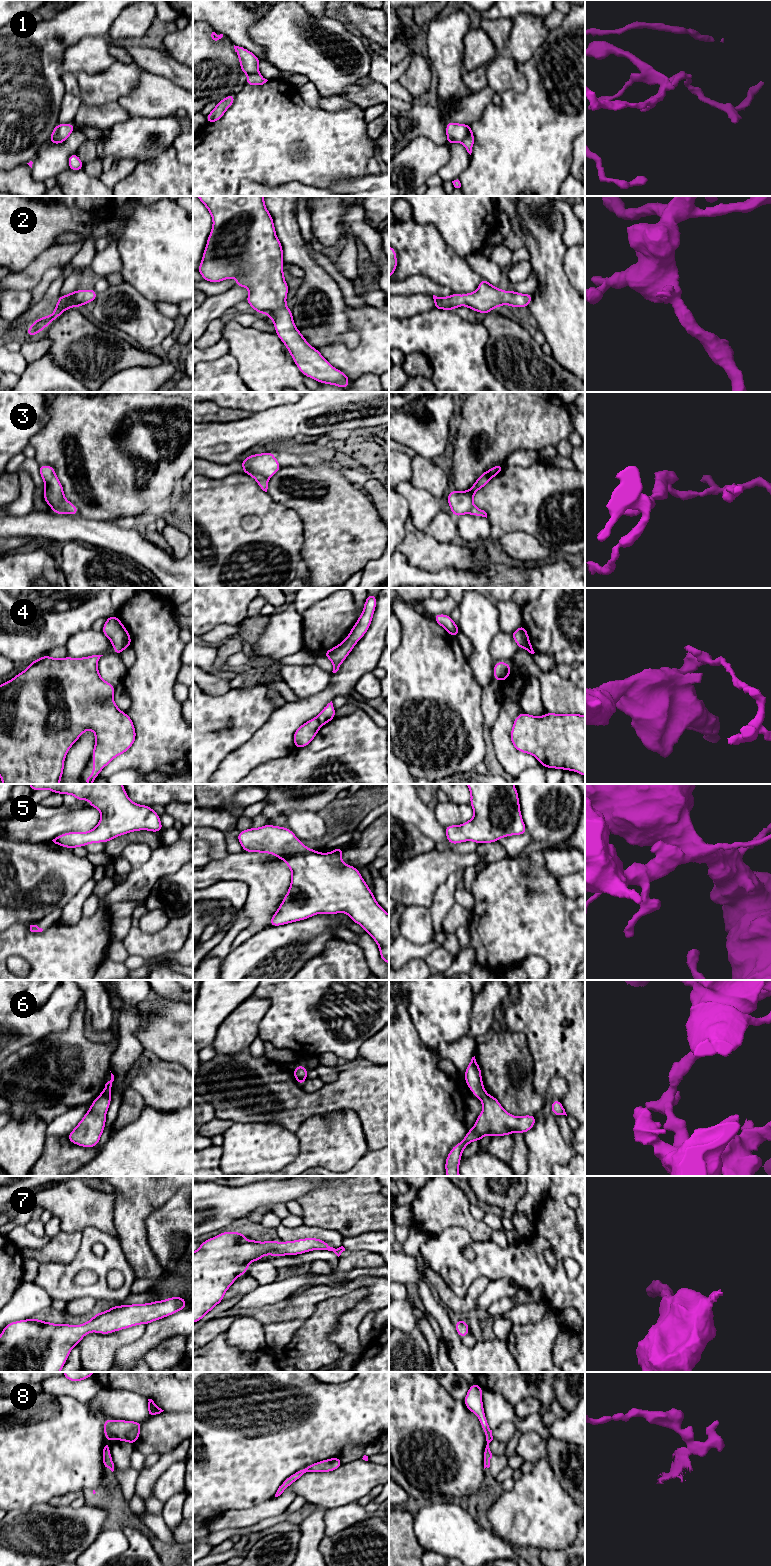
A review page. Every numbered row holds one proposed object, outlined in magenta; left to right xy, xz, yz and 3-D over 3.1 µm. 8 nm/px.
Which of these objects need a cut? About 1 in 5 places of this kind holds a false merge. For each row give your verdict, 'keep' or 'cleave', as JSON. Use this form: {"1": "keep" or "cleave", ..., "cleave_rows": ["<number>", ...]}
{"1": "cleave", "2": "keep", "3": "cleave", "4": "cleave", "5": "keep", "6": "keep", "7": "keep", "8": "cleave", "cleave_rows": ["1", "3", "4", "8"]}

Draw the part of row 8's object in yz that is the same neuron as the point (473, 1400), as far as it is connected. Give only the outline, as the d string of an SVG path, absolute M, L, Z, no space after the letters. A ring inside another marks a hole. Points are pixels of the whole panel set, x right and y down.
M477 1383L470 1385L467 1395L464 1399L465 1406L473 1412L480 1421L483 1431L486 1433L490 1427L488 1425L482 1403L483 1388Z

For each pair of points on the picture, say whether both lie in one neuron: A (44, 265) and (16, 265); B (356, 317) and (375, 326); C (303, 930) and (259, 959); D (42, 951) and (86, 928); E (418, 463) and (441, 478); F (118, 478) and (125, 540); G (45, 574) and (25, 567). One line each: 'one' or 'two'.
A: two
B: one
C: one
D: one
E: one
F: two
G: one

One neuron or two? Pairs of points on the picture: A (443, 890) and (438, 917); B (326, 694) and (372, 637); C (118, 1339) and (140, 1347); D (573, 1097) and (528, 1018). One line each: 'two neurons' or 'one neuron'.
A: one neuron
B: one neuron
C: two neurons
D: one neuron

